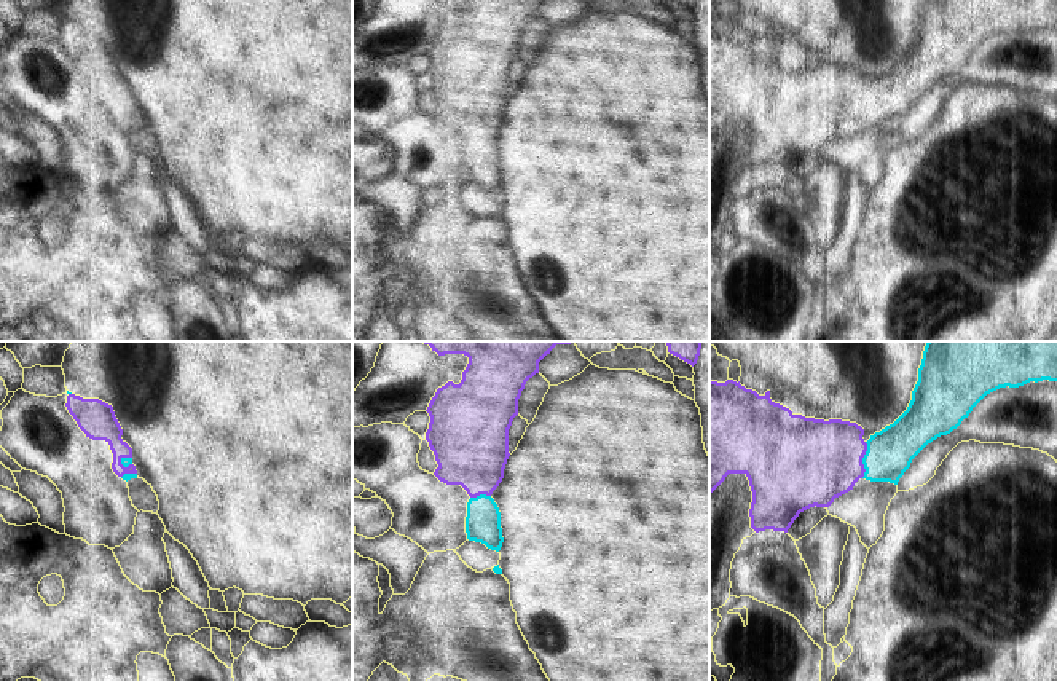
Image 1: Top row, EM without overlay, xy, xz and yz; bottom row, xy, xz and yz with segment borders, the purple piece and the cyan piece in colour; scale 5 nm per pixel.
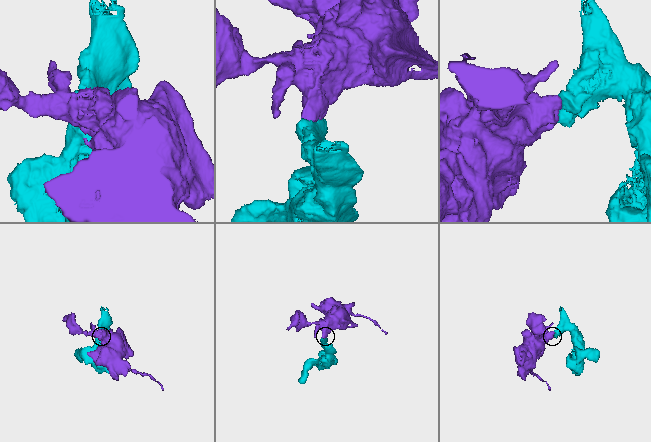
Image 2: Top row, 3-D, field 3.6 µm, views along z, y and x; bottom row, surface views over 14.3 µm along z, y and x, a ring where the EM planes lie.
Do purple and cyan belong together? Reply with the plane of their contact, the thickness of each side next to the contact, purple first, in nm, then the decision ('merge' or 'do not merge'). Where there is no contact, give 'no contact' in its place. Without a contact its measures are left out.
yz | 440/240 nm | merge

